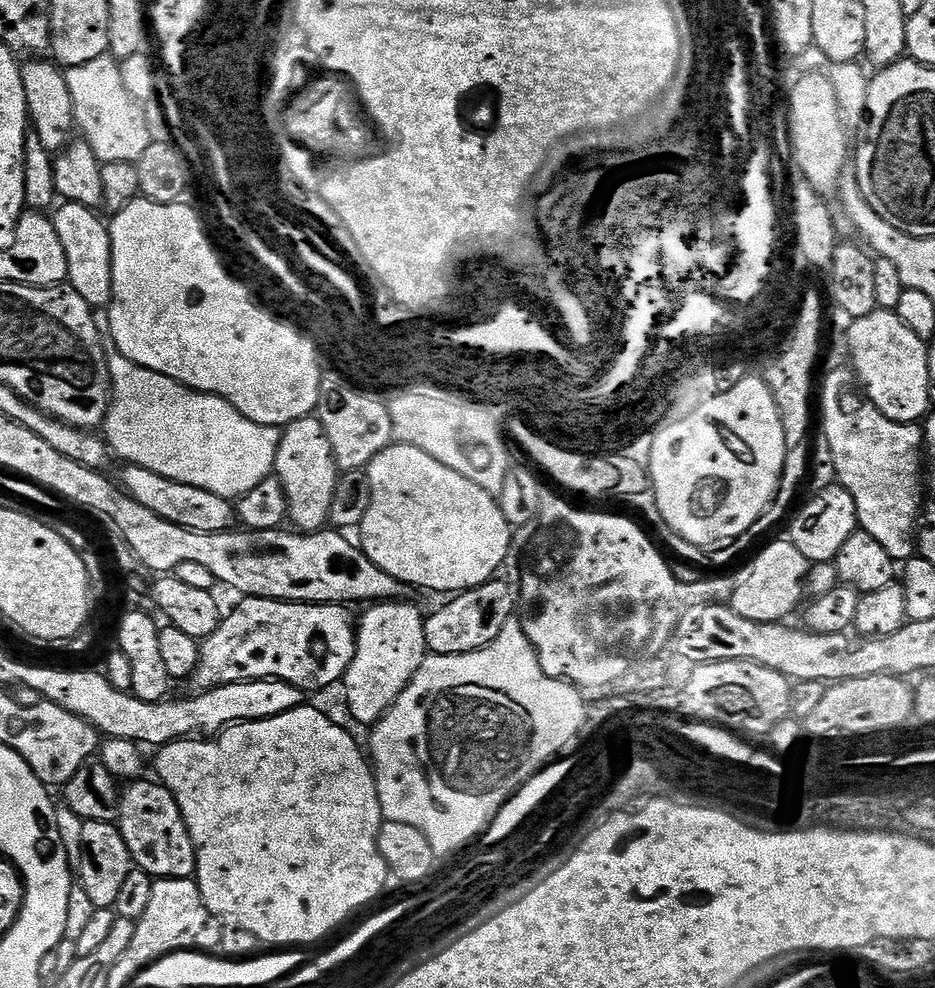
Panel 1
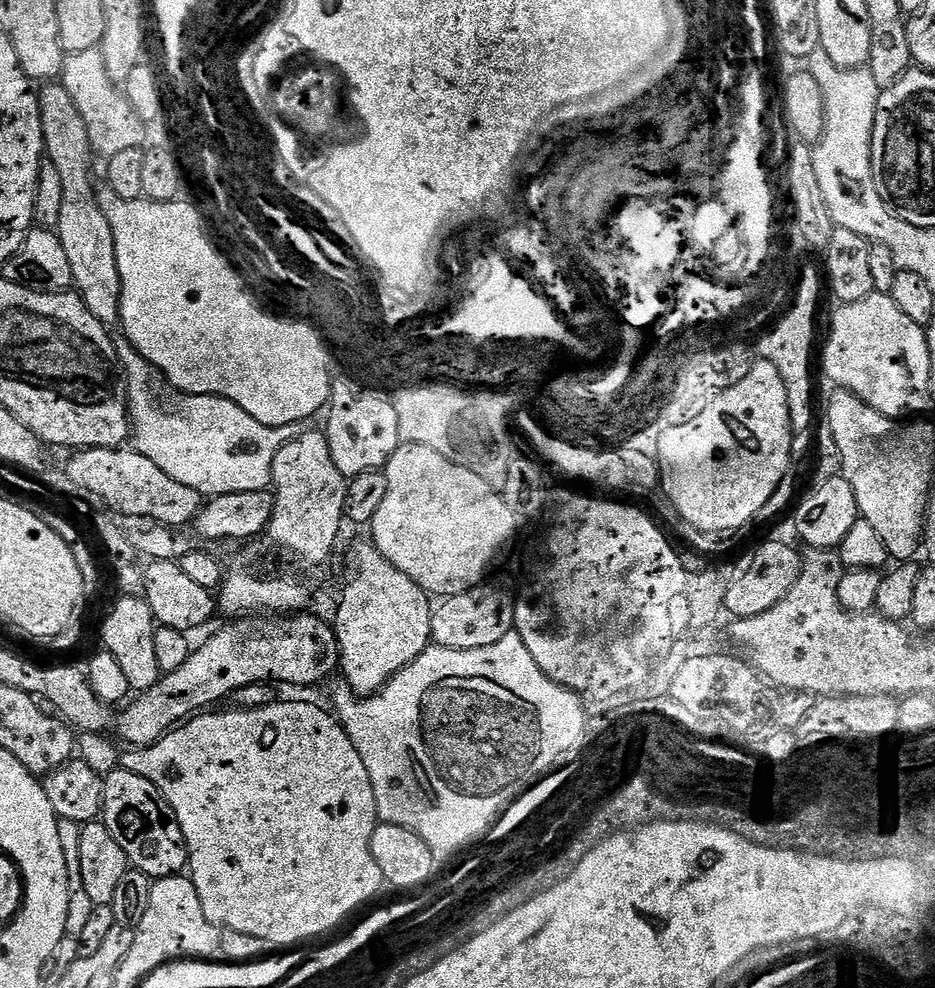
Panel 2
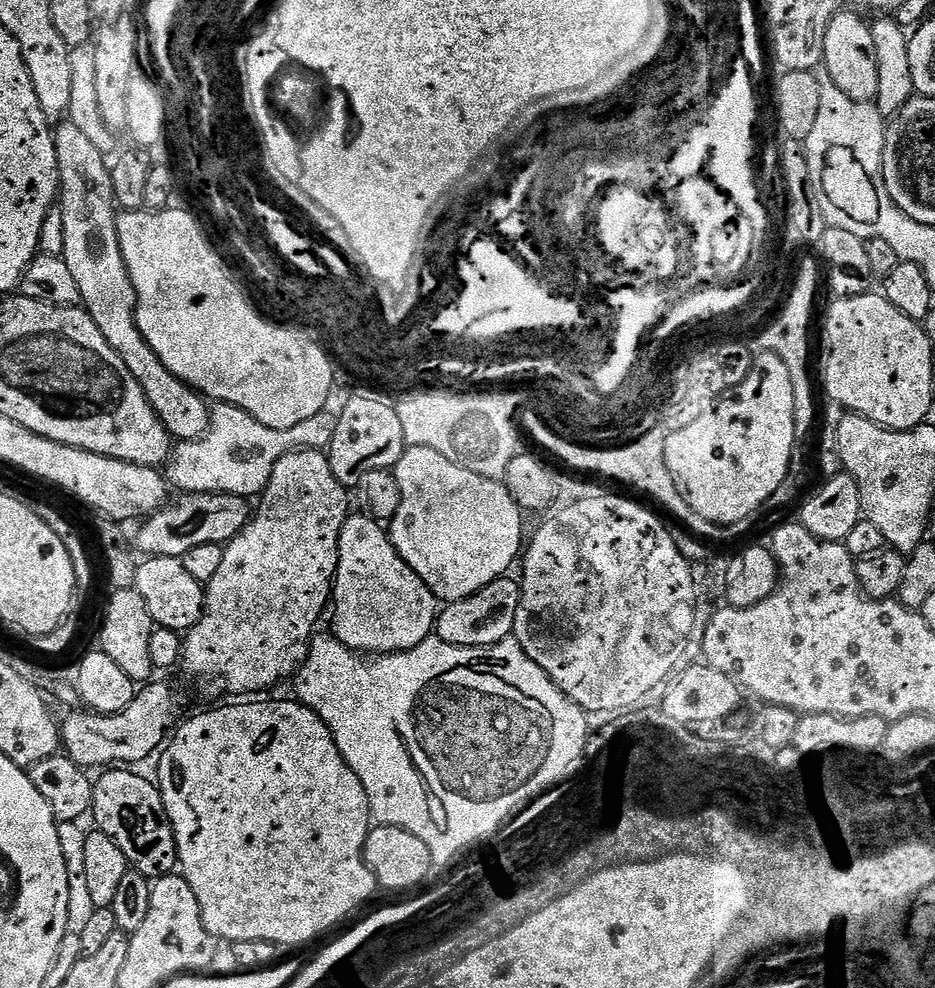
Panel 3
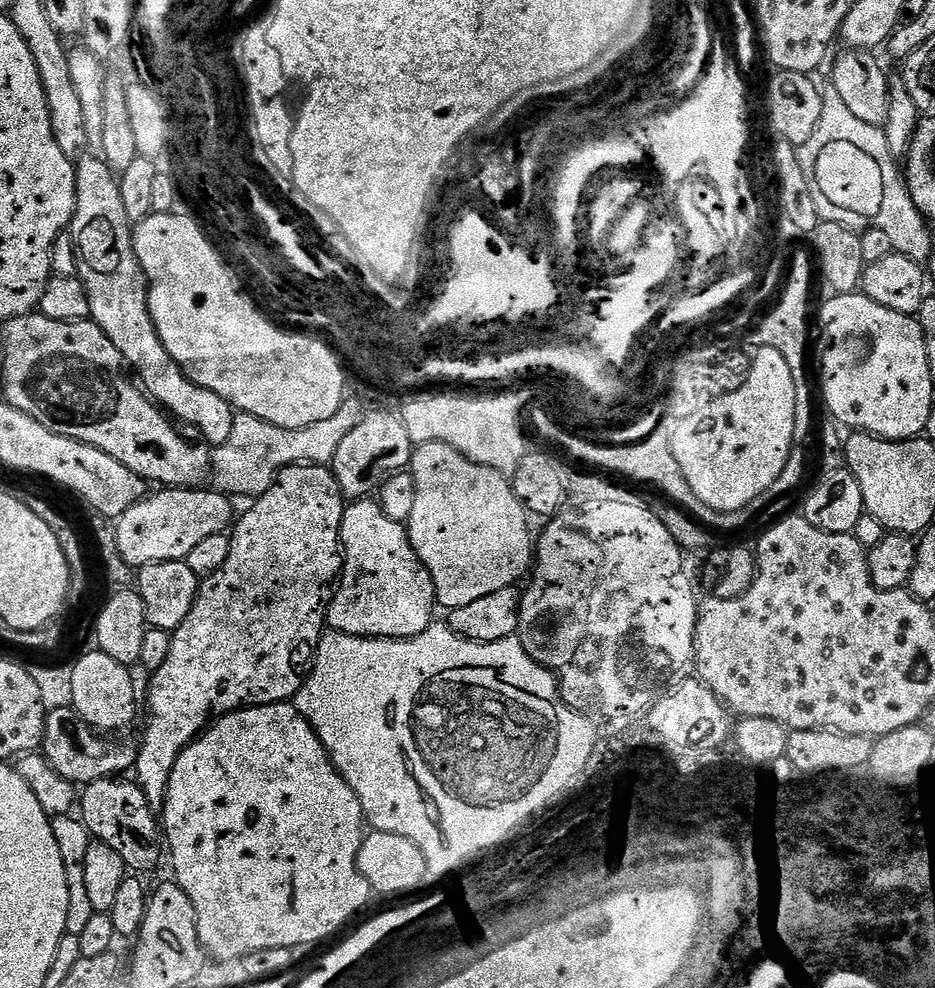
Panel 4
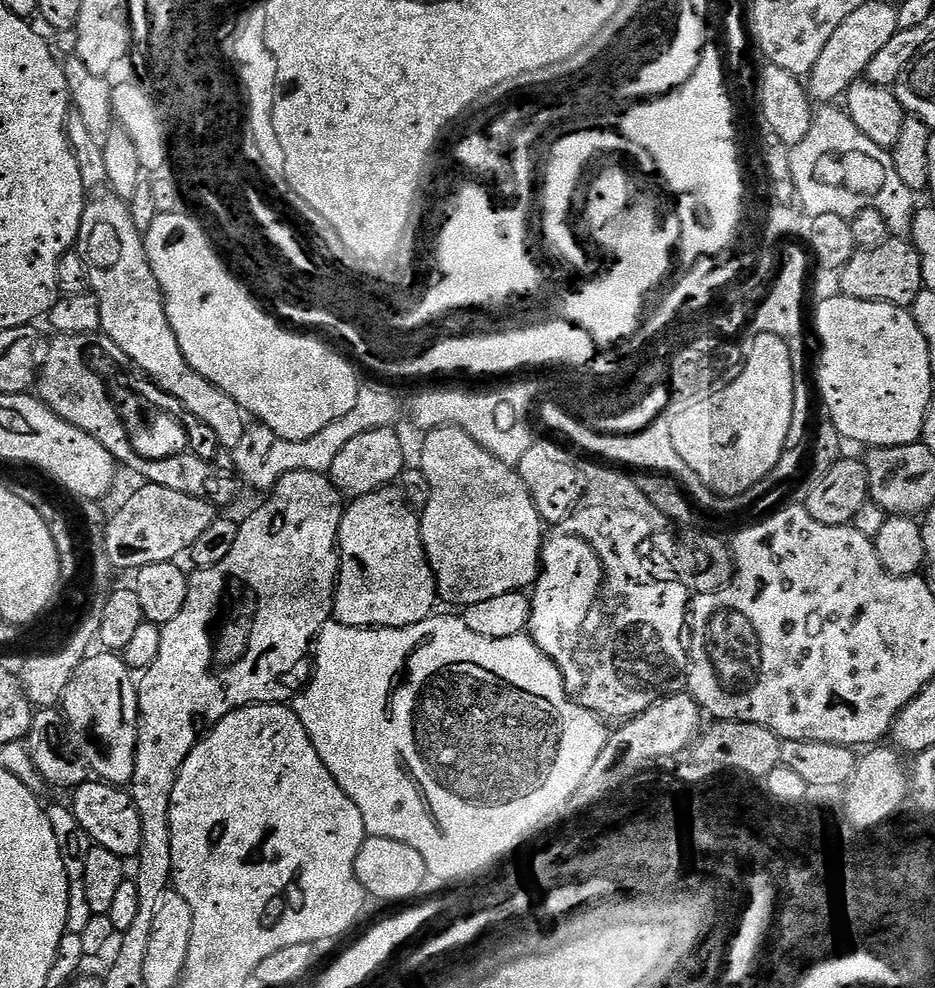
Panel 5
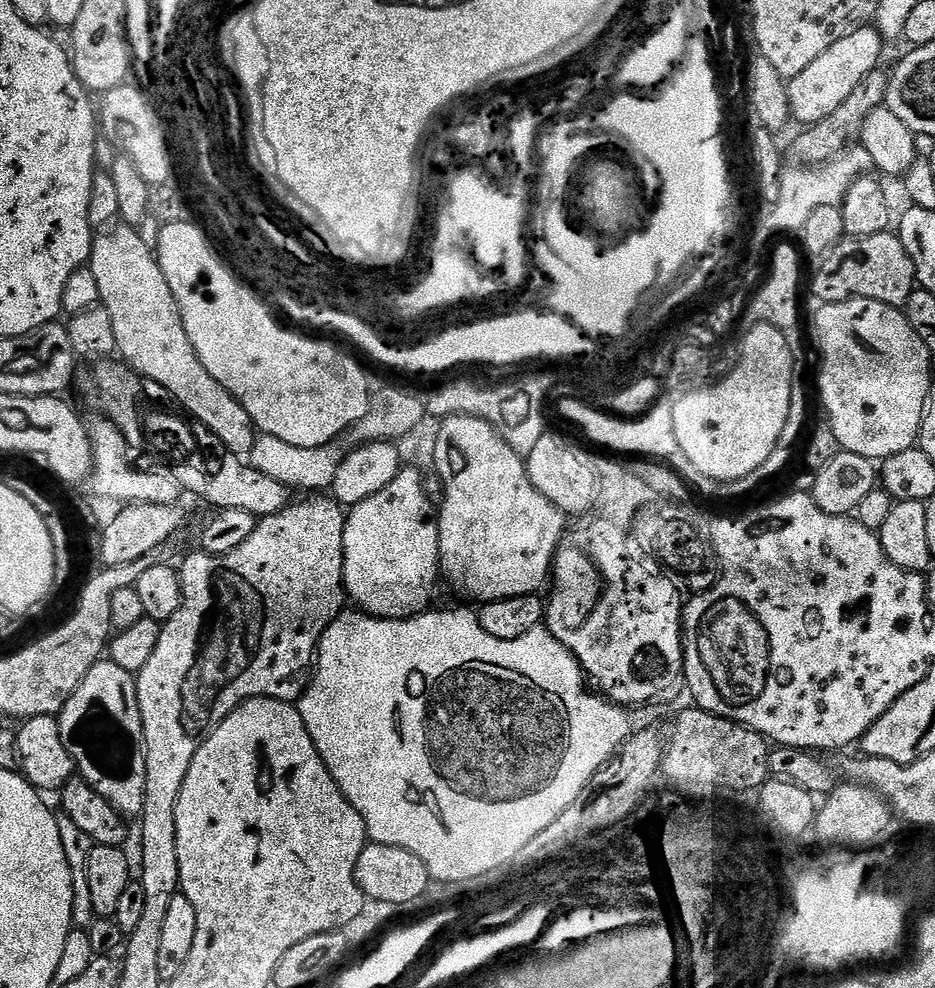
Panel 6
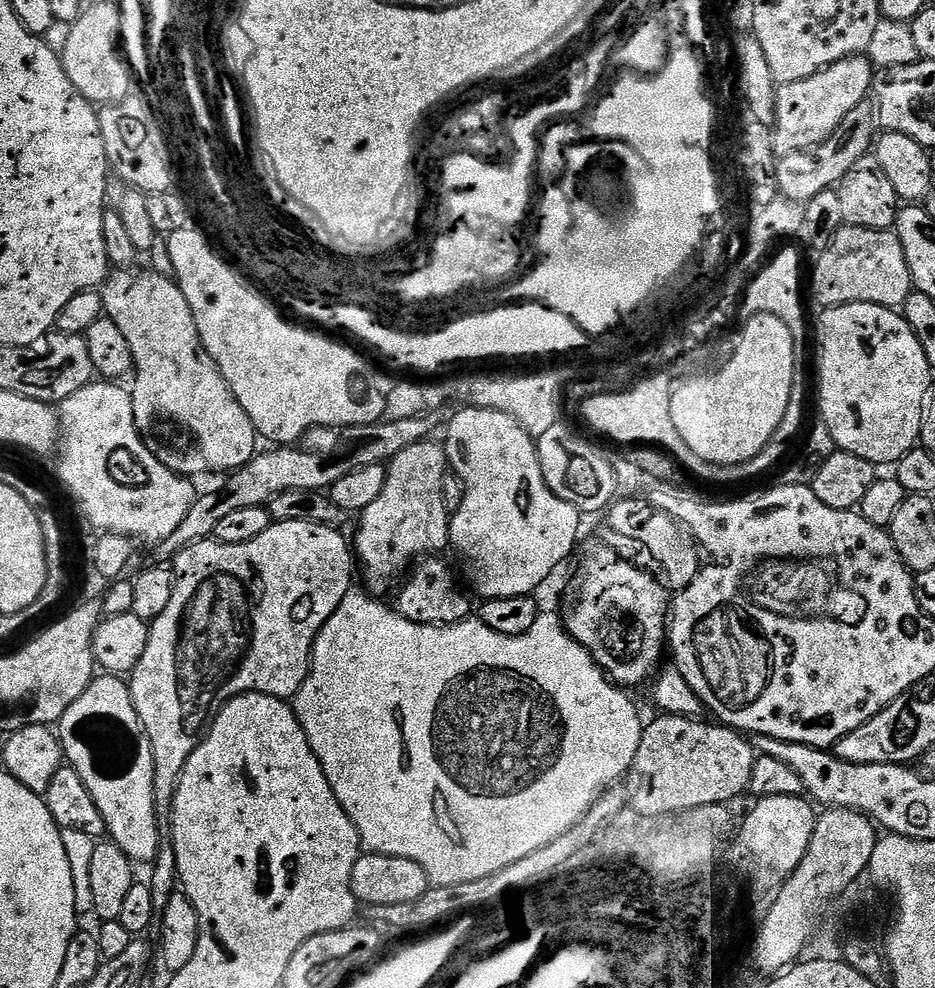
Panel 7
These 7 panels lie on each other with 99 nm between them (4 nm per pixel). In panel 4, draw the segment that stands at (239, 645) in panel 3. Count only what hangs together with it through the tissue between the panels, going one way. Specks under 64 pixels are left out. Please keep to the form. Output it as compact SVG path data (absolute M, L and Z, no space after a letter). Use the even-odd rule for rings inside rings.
M291 464L276 474L276 479L260 496L255 497L252 509L244 517L235 521L230 532L230 554L221 568L214 574L203 577L200 581L200 592L196 595L190 614L186 614L186 622L178 626L172 633L170 654L166 662L162 662L159 670L151 673L152 685L148 688L148 725L144 728L144 741L141 739L136 754L134 769L135 783L139 784L142 794L146 794L146 802L153 810L164 807L164 799L168 793L168 783L174 762L180 757L180 752L188 747L201 732L205 731L217 718L236 712L240 708L255 708L257 704L282 704L291 701L300 690L302 676L299 676L300 663L320 643L322 633L326 628L328 606L332 599L334 585L337 583L342 567L342 549L340 546L340 527L346 507L346 497L338 486L336 475L331 467L323 464Z

